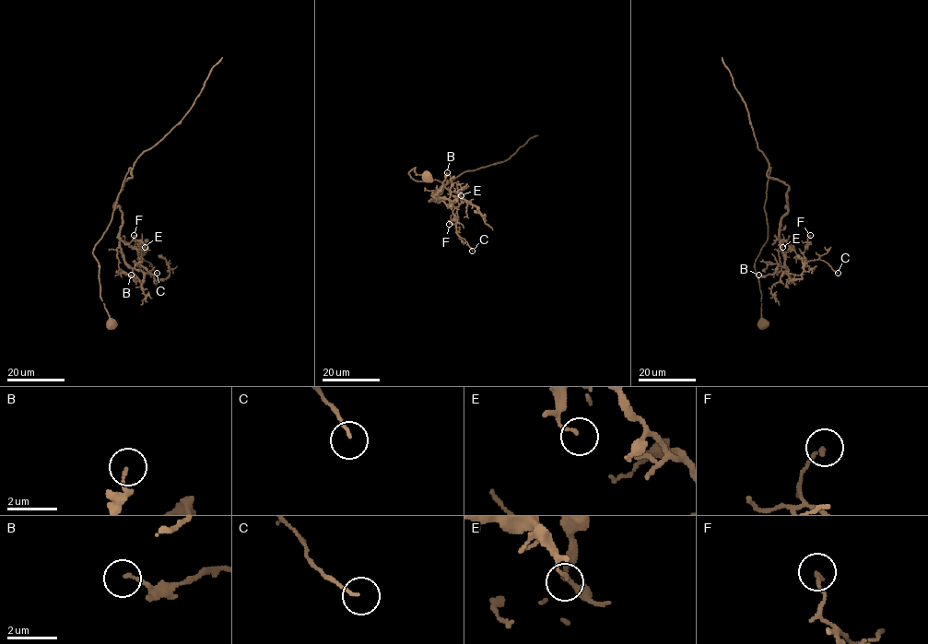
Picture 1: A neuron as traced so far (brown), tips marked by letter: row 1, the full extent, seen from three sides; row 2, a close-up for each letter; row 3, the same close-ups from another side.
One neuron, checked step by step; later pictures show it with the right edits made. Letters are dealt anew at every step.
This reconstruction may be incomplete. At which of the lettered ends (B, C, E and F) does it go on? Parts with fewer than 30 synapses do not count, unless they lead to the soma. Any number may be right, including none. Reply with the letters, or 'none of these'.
none of these

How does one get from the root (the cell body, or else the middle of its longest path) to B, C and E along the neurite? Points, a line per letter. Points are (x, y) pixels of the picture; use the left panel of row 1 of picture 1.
B: (111, 324), (93, 251), (130, 168), (113, 206), (122, 212), (118, 267), (131, 275)
C: (111, 324), (93, 251), (130, 168), (113, 206), (122, 212), (120, 238), (139, 249), (140, 261), (157, 273)
E: (111, 324), (93, 251), (130, 168), (113, 206), (122, 212), (120, 239), (140, 240), (145, 247)

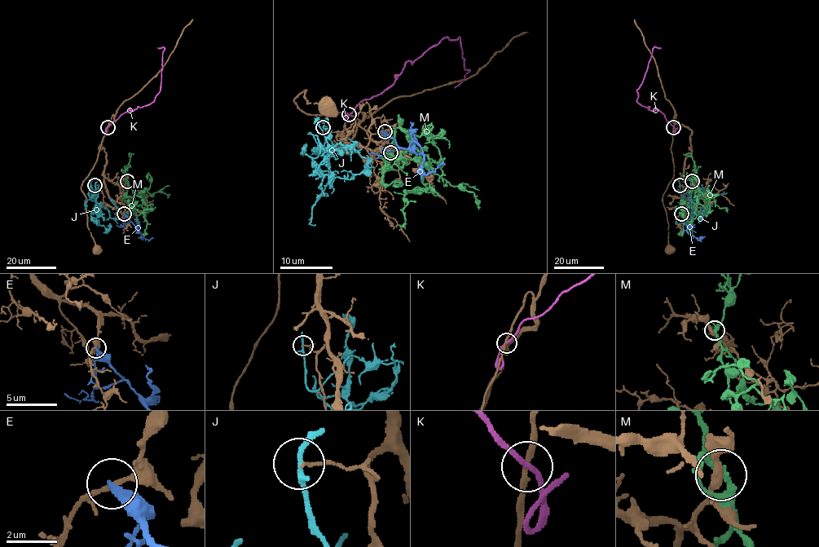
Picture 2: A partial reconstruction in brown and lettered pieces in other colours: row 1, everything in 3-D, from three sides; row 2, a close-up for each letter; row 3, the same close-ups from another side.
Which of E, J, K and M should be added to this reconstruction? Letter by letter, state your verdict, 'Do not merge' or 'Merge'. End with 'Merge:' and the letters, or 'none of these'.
E: Do not merge
J: Do not merge
K: Do not merge
M: Do not merge
Merge: none of these

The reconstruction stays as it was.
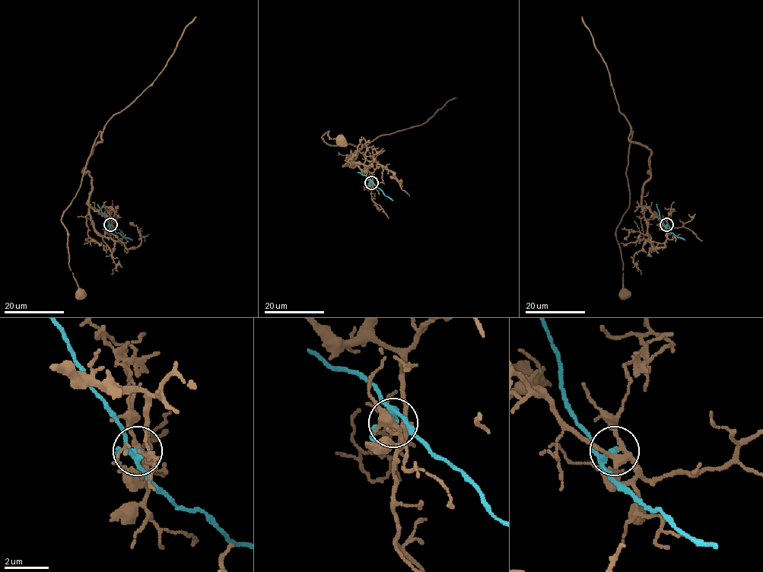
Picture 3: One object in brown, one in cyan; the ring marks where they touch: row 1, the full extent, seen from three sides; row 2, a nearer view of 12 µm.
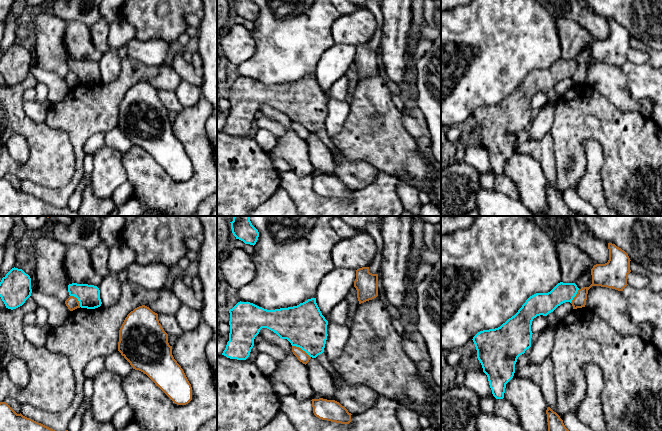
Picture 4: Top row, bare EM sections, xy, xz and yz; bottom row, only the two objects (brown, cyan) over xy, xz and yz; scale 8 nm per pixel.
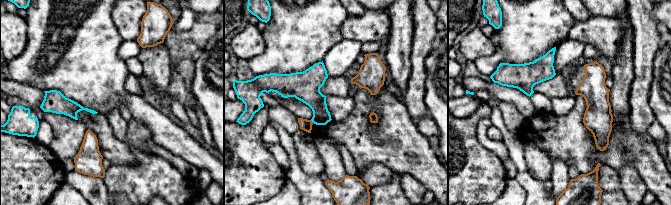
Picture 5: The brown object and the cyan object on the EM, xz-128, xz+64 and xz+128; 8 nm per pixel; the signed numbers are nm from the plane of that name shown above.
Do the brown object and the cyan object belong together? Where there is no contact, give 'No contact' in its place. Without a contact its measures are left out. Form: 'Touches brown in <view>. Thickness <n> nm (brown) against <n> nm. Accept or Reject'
Touches brown in xz. Thickness 90 nm (brown) against 340 nm. Reject

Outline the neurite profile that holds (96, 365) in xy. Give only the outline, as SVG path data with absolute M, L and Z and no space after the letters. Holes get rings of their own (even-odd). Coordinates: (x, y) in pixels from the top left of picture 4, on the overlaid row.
M104 356L93 358L84 368L85 378L94 379L98 373L103 371L105 358Z

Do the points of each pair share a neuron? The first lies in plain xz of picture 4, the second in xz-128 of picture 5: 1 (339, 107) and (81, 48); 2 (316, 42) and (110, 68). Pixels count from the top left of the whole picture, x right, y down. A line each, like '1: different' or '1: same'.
1: different
2: same

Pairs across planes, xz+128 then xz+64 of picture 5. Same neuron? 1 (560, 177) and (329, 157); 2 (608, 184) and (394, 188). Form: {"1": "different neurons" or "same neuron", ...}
{"1": "same neuron", "2": "different neurons"}

